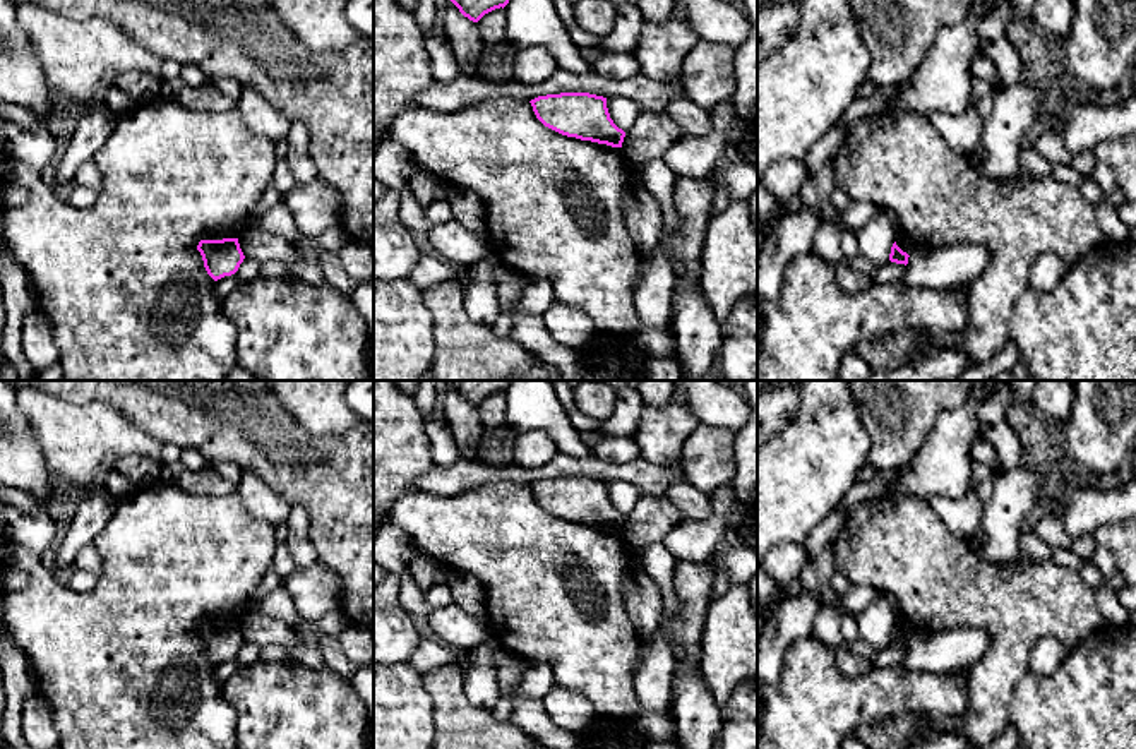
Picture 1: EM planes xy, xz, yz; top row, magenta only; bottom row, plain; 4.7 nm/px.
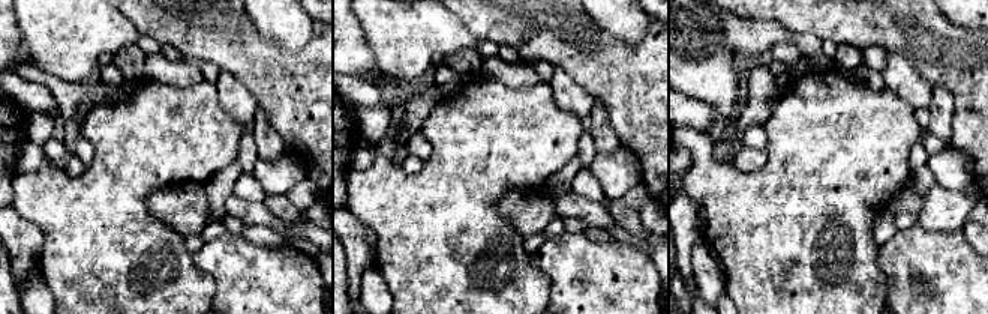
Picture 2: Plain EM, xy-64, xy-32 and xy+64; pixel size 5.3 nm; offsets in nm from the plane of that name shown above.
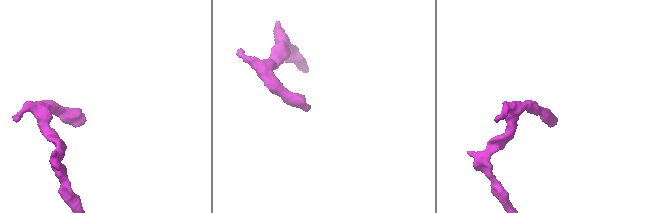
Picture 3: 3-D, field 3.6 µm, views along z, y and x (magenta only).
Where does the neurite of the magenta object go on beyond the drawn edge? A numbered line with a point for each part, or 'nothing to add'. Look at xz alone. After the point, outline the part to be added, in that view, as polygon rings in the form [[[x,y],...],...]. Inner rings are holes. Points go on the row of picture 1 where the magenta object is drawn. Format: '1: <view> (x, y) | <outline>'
nothing to add

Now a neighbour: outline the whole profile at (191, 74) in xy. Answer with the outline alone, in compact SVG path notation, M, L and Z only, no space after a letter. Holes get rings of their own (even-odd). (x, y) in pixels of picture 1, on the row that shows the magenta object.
M182 63L180 79L192 87L199 87L209 81L209 77L192 63Z

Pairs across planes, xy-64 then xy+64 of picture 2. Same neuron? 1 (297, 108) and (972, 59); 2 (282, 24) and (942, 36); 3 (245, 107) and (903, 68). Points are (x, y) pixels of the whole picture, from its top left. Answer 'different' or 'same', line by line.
1: same
2: different
3: same

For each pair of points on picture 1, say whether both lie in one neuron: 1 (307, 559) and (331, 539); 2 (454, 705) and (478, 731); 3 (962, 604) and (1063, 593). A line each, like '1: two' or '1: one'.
1: two
2: one
3: one

